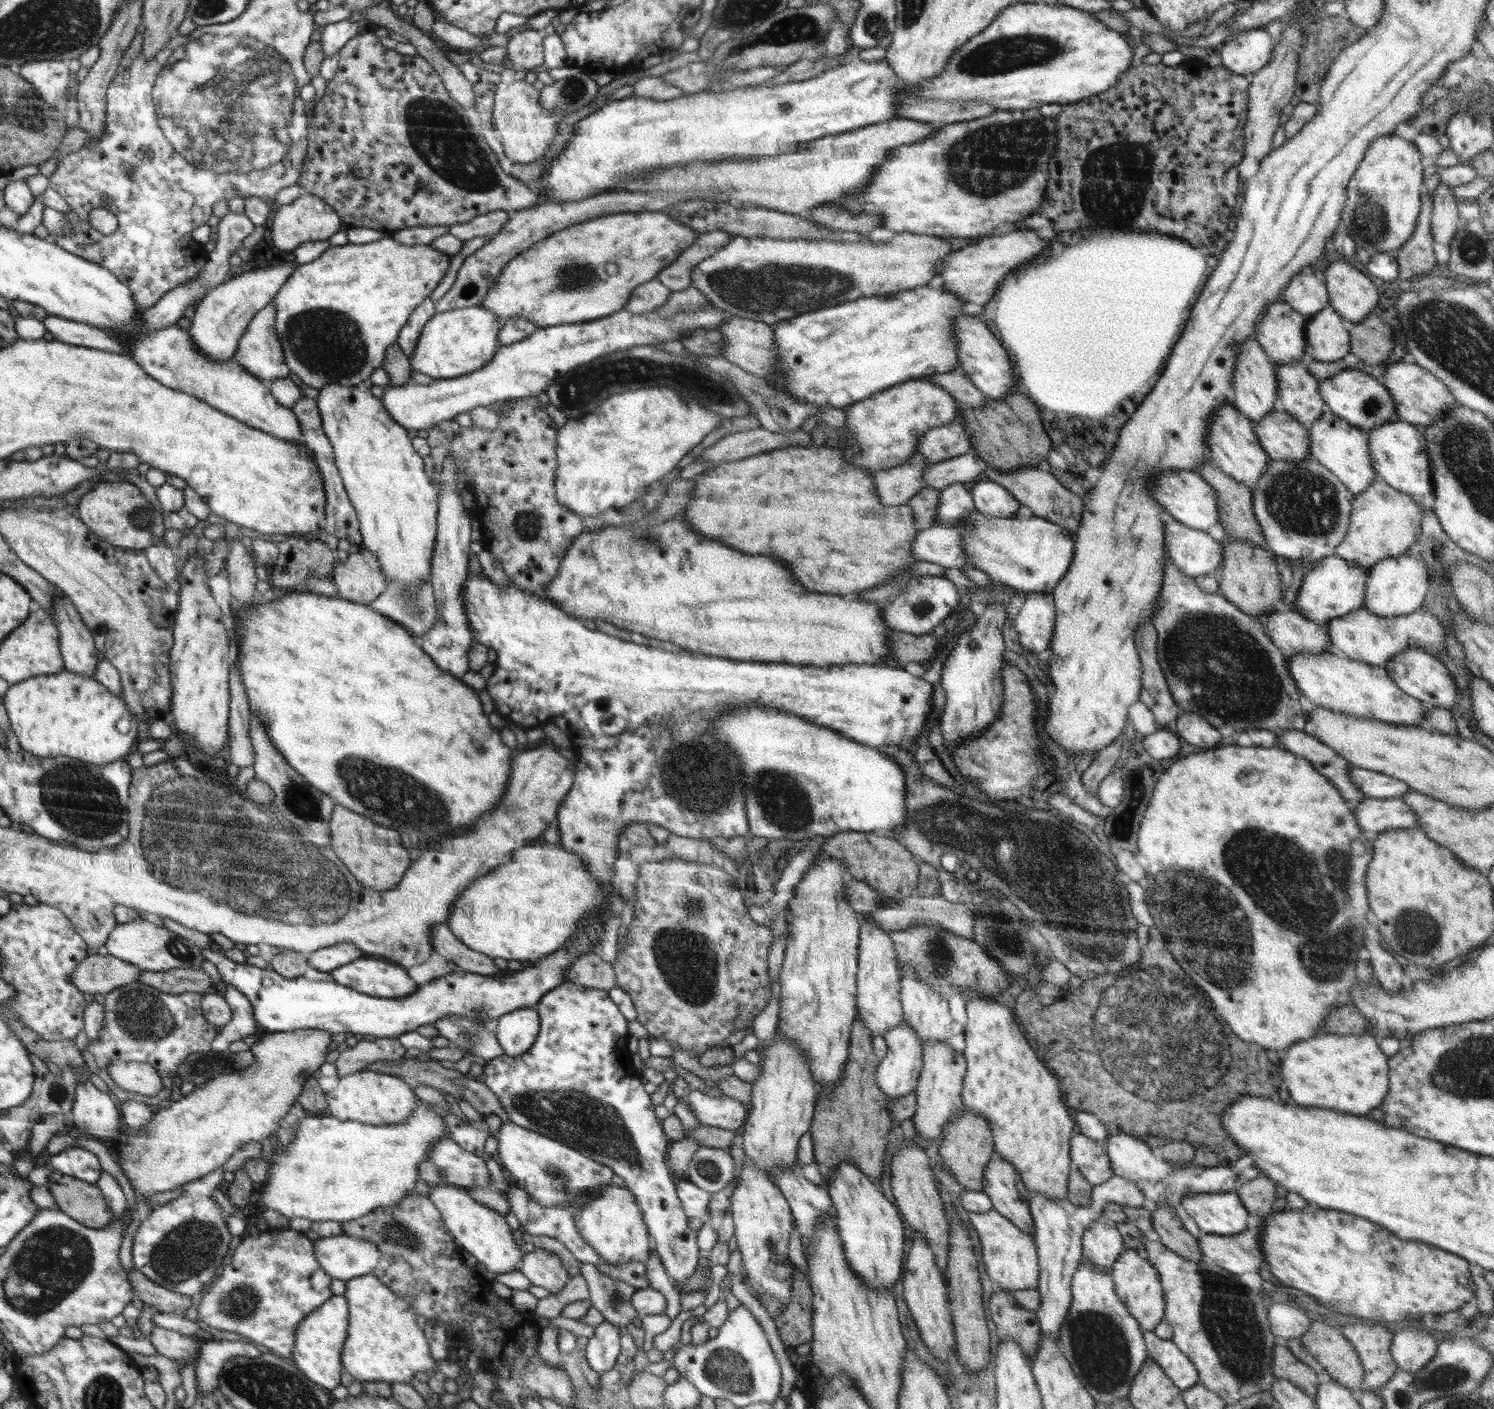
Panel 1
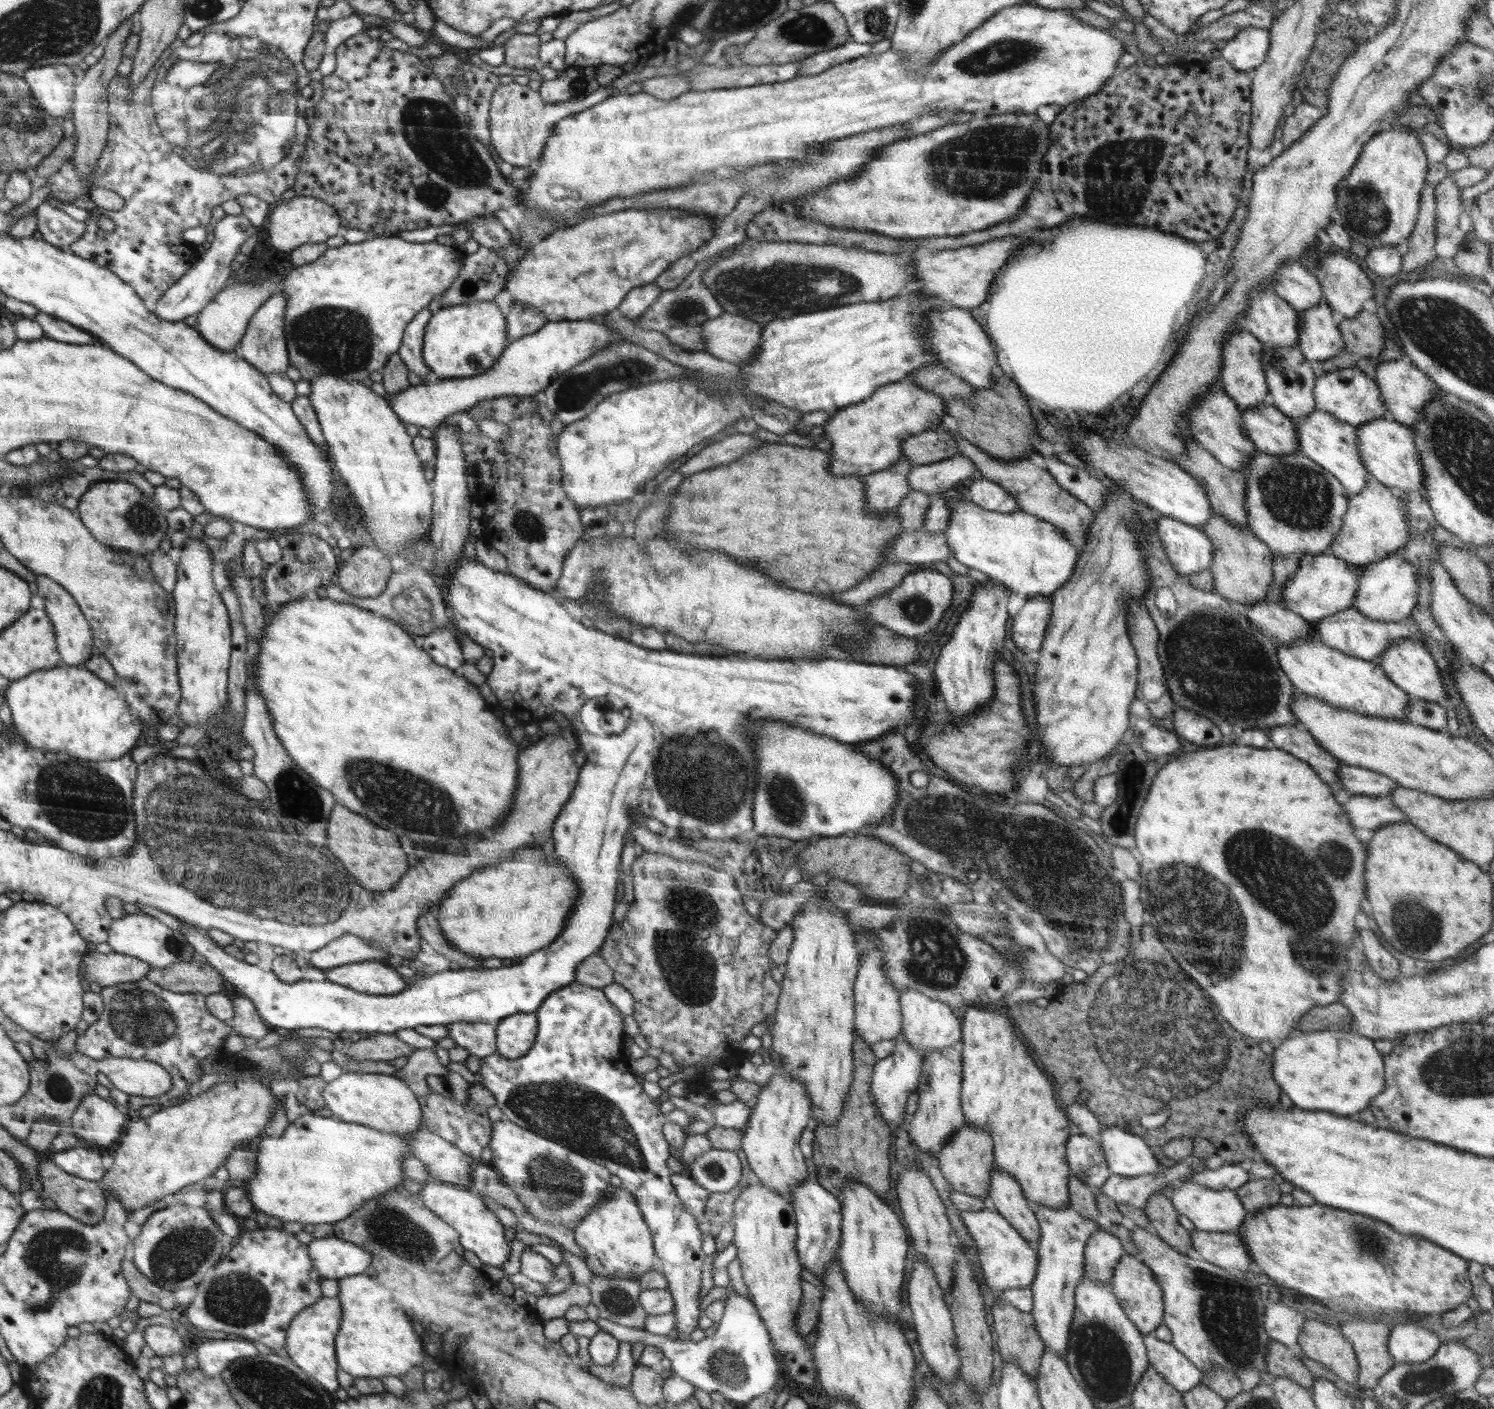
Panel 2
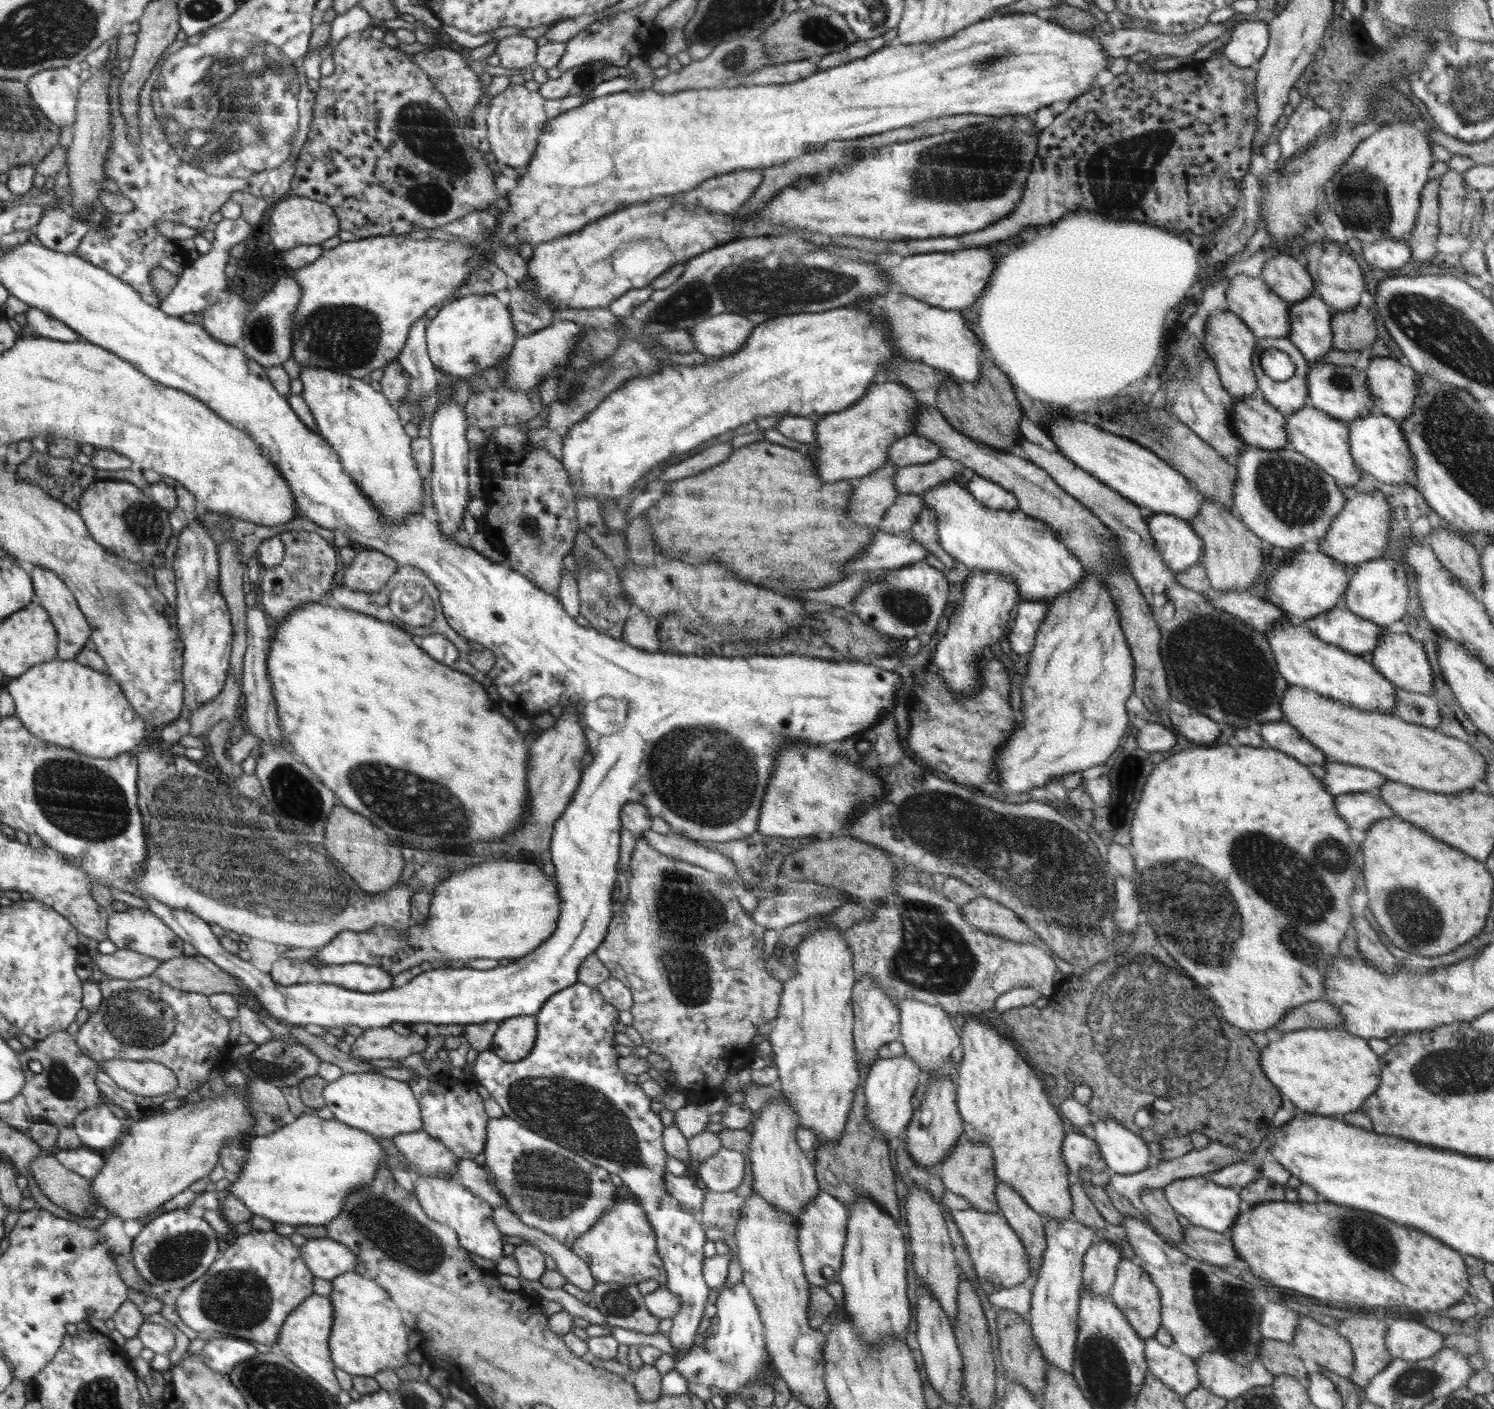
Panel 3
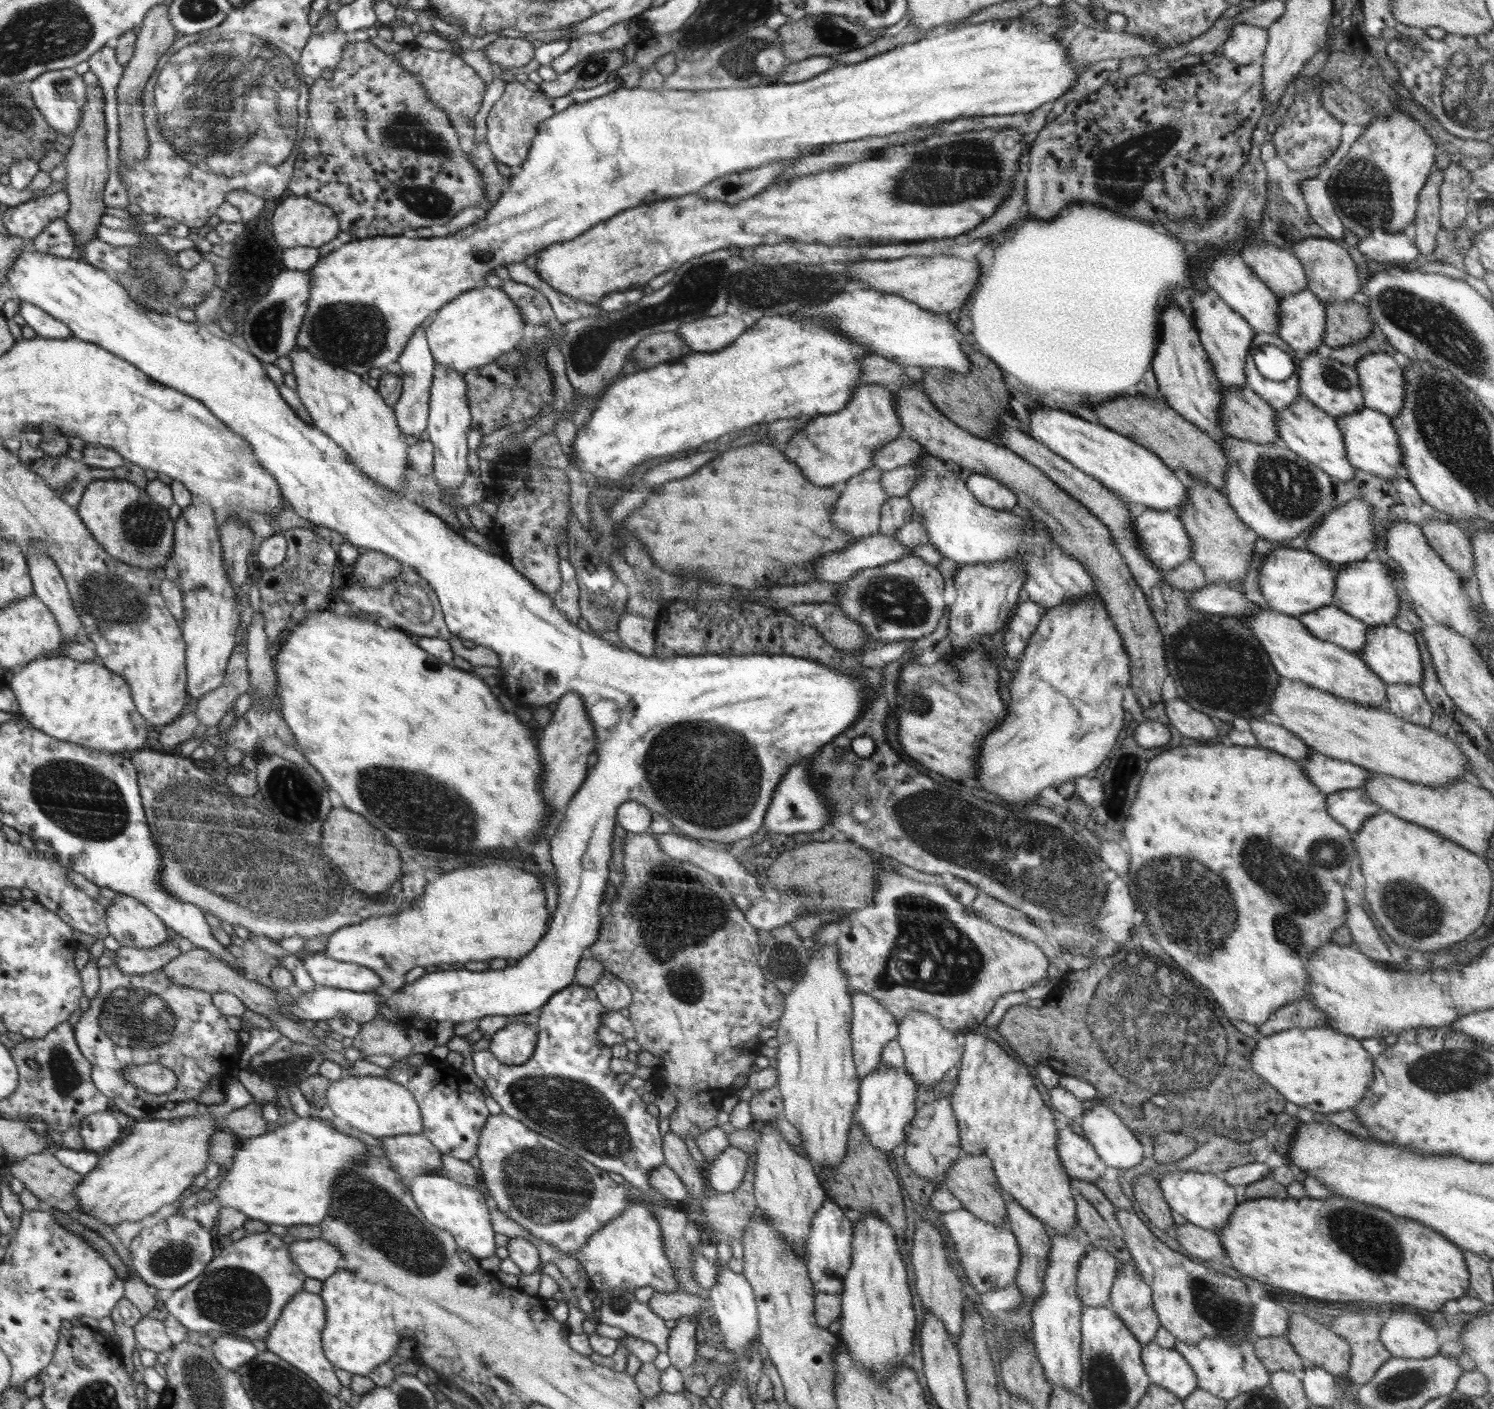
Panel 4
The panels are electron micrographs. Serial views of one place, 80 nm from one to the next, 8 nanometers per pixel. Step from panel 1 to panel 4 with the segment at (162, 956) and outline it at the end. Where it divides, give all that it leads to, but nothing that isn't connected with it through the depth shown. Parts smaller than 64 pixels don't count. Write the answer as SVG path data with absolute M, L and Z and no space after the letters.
M118 893L112 899L112 904L105 908L105 911L107 916L106 925L108 925L105 934L110 934L116 938L122 947L158 947L172 939L172 937L169 937L172 934L168 934L167 926L161 920L161 917L153 909L149 909L144 903L134 897Z

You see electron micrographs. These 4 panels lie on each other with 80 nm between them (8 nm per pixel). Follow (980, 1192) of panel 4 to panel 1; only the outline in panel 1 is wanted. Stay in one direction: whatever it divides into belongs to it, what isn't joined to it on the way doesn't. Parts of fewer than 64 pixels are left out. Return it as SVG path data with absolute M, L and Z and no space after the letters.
M965 1109L962 1116L942 1129L939 1145L944 1168L950 1174L954 1173L954 1178L964 1191L982 1191L984 1169L995 1155L990 1123L983 1116Z

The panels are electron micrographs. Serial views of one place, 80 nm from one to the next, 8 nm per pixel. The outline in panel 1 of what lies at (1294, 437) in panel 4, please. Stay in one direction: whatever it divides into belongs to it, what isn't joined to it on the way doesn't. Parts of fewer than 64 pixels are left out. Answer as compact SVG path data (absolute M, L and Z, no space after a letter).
M1326 410L1308 426L1310 458L1334 473L1340 482L1355 495L1360 494L1377 479L1370 459L1369 436L1366 430L1346 422L1340 416Z

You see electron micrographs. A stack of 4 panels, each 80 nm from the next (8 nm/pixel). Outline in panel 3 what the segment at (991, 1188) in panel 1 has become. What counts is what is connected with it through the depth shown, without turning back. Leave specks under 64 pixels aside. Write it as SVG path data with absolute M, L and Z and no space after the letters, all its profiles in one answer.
M997 1181L994 1194L1001 1214L1025 1246L1033 1272L1032 1279L1036 1280L1042 1265L1042 1256L1047 1248L1045 1218L1028 1207L1010 1184Z

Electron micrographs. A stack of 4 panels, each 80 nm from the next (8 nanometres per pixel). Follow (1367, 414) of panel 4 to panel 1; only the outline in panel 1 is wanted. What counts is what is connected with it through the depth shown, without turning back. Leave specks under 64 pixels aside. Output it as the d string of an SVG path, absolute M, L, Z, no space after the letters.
M1392 420L1370 429L1369 448L1370 459L1377 479L1387 482L1392 488L1408 494L1432 494L1433 482L1428 455L1426 455L1425 426L1414 425L1400 420Z

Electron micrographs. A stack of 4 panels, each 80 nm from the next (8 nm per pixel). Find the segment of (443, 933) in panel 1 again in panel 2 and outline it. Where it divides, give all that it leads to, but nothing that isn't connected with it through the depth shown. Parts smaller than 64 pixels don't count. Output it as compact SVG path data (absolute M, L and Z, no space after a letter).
M426 911L424 915L419 918L419 930L420 935L425 937L426 942L439 952L443 954L448 960L457 962L462 967L470 967L475 969L486 969L480 966L480 962L484 960L483 957L476 958L470 956L457 948L454 948L443 935L443 932L436 921L436 915L434 912Z

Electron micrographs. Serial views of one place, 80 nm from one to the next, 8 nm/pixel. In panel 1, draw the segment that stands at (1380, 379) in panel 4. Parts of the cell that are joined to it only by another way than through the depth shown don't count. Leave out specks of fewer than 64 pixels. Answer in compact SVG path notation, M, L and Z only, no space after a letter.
M1411 360L1388 365L1383 372L1382 384L1395 402L1396 419L1410 424L1429 425L1450 407L1460 405L1443 382Z

